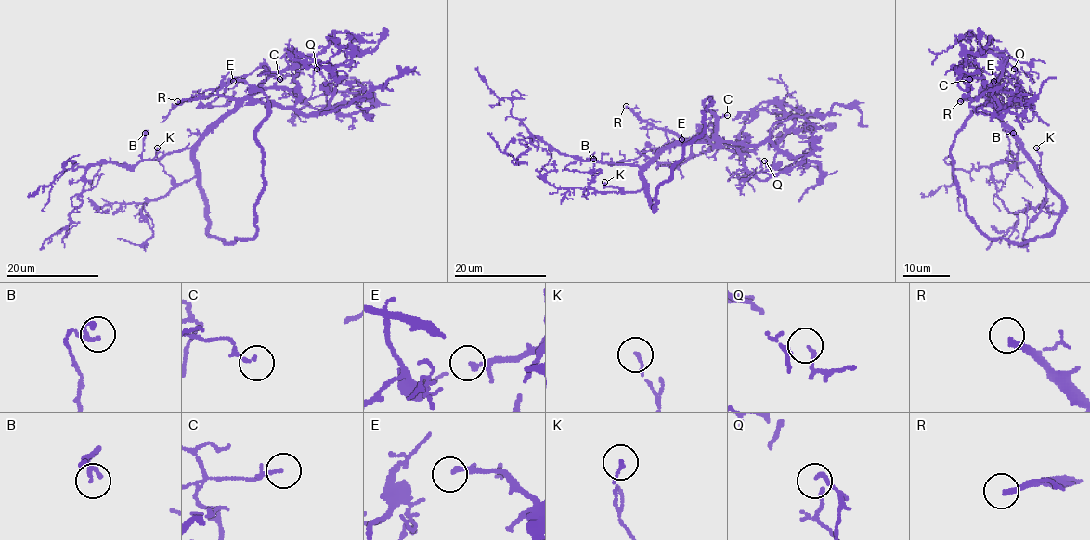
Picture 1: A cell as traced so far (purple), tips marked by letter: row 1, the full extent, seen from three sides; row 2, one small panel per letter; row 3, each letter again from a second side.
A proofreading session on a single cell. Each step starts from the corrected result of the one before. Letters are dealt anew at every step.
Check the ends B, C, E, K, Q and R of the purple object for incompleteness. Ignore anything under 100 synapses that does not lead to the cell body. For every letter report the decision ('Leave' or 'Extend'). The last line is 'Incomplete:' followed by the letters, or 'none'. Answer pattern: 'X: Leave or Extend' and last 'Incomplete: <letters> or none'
B: Leave
C: Leave
E: Leave
K: Leave
Q: Leave
R: Extend
Incomplete: R

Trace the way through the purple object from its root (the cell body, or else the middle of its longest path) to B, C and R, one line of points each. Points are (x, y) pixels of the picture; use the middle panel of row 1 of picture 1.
B: (664, 151), (642, 166), (598, 162), (590, 159), (594, 153), (593, 159)
C: (664, 151), (692, 143), (715, 145), (711, 135), (715, 124), (710, 120), (727, 115)
R: (664, 151), (683, 140), (668, 130), (642, 121), (626, 106)

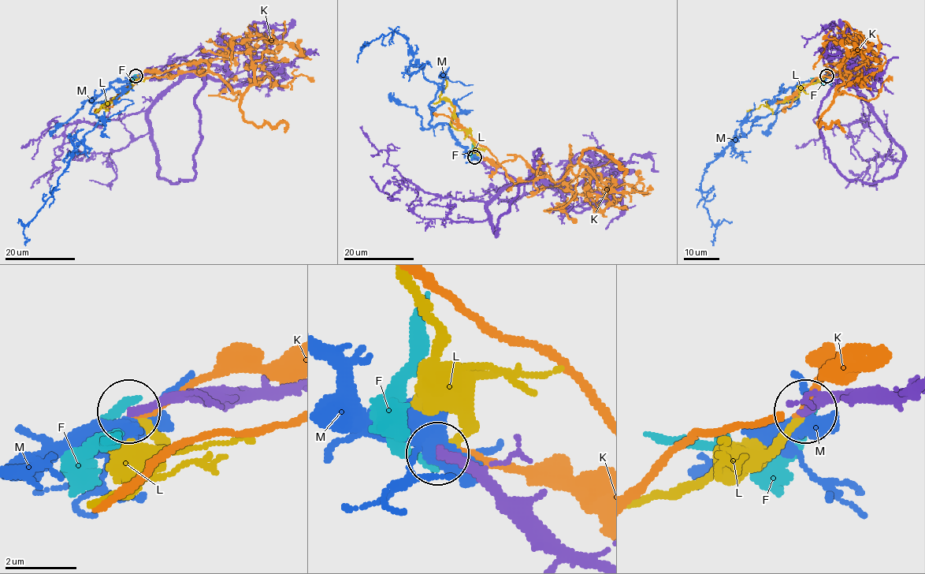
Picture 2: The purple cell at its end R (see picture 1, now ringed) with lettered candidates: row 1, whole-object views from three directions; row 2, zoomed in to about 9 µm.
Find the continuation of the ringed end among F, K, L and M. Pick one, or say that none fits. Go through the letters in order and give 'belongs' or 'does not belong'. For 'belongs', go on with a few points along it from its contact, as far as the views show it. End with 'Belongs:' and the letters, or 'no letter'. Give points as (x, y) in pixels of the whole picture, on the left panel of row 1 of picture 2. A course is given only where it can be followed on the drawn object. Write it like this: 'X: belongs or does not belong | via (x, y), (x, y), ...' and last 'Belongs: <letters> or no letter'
F: does not belong
K: does not belong
L: does not belong
M: does not belong
Belongs: no letter

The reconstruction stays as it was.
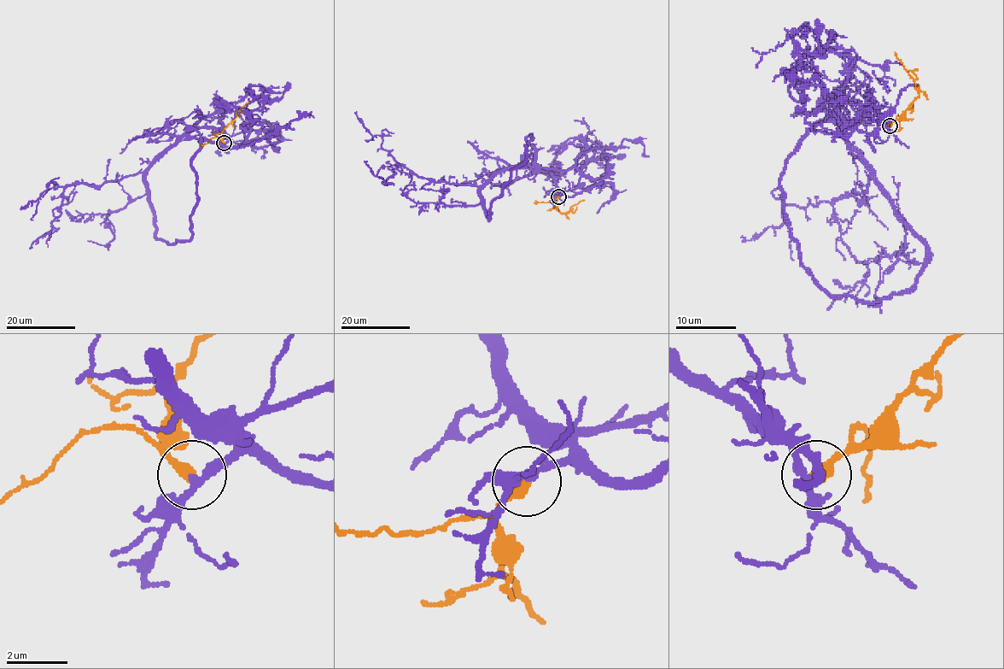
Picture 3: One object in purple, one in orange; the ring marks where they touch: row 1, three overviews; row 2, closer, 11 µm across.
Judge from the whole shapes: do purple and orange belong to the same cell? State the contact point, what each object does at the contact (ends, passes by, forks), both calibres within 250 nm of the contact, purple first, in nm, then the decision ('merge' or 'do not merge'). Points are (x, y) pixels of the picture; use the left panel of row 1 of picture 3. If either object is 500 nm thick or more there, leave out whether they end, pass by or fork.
place (224, 143); purple passes by; orange ends; calibres 240 and 400 nm; merge

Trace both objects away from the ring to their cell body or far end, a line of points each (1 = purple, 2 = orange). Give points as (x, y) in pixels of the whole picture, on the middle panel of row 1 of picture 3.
1: (558, 196), (554, 177), (537, 166), (505, 167), (478, 186), (429, 180), (399, 164), (387, 184), (364, 161)
2: (558, 196), (556, 208), (563, 214), (585, 200)

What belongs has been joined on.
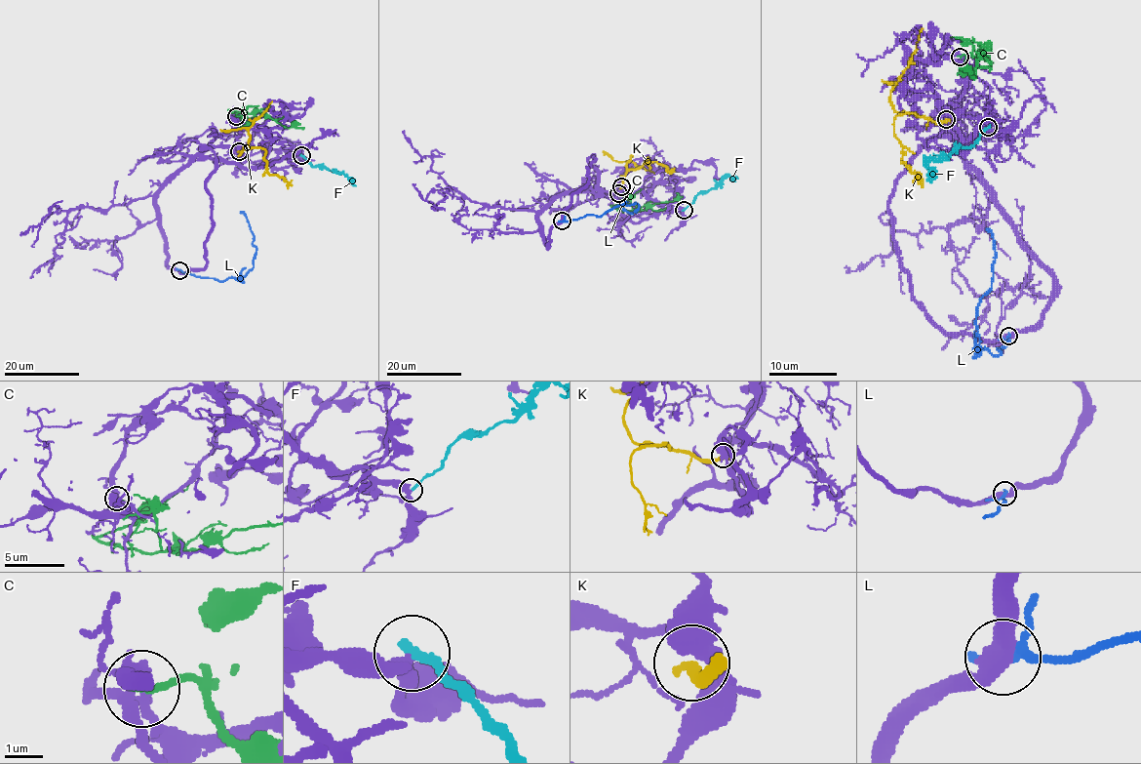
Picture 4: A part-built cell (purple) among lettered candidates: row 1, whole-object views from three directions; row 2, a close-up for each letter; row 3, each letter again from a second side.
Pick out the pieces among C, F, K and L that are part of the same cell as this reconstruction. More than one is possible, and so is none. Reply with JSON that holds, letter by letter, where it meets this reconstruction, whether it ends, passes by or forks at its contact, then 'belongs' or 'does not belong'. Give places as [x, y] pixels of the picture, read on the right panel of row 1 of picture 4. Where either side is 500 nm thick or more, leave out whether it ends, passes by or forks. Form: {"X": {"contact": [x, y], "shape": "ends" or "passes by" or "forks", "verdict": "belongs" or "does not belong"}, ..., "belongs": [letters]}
{"C": {"contact": [960, 57], "shape": "ends", "verdict": "does not belong"}, "F": {"contact": [988, 127], "shape": "ends", "verdict": "does not belong"}, "K": {"contact": [946, 119], "verdict": "does not belong"}, "L": {"contact": [1008, 336], "shape": "passes by", "verdict": "does not belong"}, "belongs": []}

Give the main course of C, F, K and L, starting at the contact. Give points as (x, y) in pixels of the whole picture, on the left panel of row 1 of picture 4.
C: (236, 116), (242, 114), (229, 111), (260, 111), (287, 127), (304, 128)
F: (301, 155), (312, 166), (341, 173), (356, 185)
K: (239, 150), (262, 148), (267, 172), (292, 185)
L: (179, 270), (220, 281), (242, 278), (254, 266), (255, 248), (253, 244), (254, 233), (249, 221), (240, 211)

